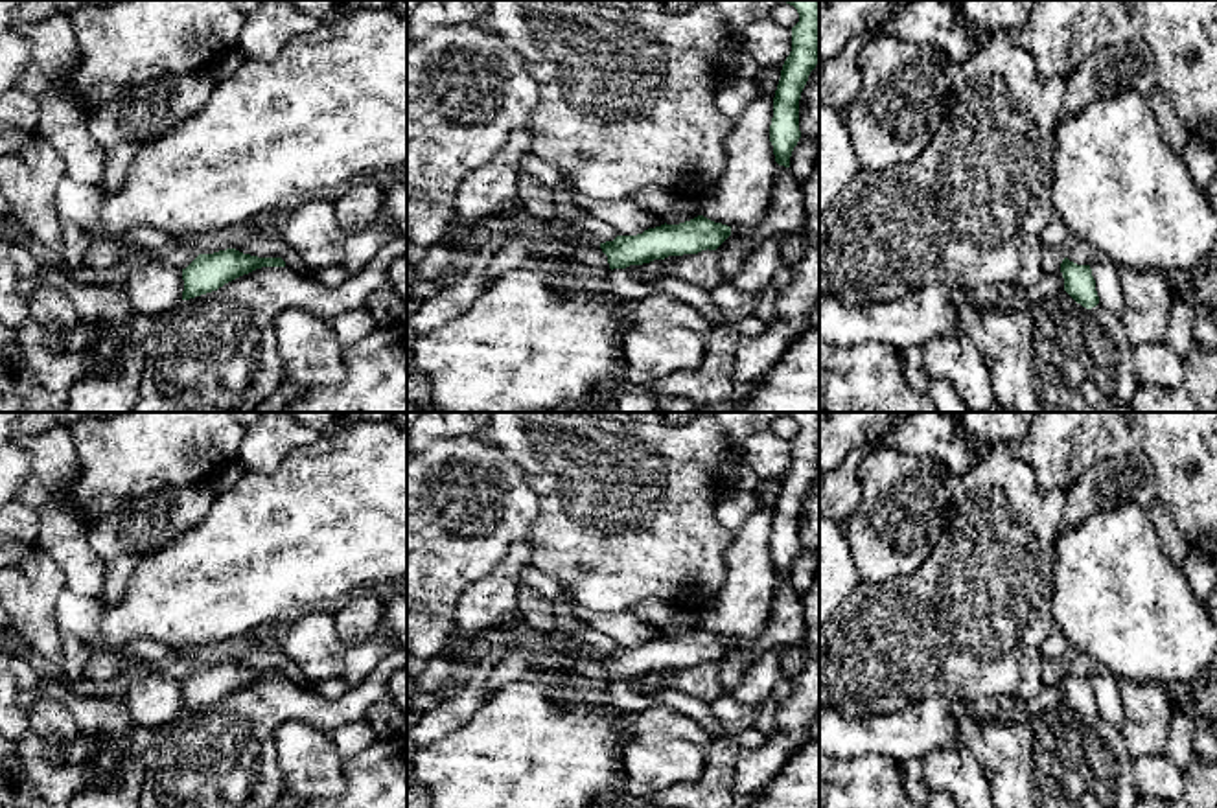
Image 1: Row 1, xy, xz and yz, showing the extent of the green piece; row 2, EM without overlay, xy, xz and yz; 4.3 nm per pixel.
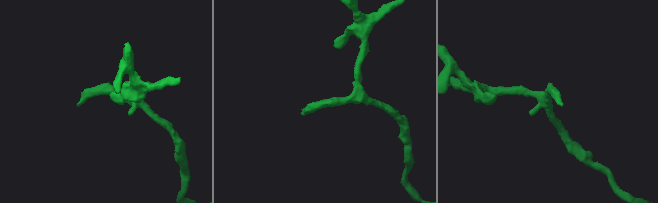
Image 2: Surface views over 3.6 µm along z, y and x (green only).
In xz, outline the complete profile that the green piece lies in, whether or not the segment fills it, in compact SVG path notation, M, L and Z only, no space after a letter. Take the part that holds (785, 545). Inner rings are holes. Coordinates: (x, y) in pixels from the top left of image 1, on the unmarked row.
M784 412L799 425L792 440L792 464L786 469L773 510L770 554L775 574L790 580L790 569L801 550L799 512L810 484L819 475L819 412Z

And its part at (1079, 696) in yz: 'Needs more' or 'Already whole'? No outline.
Already whole

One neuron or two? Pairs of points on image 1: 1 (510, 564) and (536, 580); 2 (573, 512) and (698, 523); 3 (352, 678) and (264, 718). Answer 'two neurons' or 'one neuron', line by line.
1: two neurons
2: one neuron
3: two neurons

